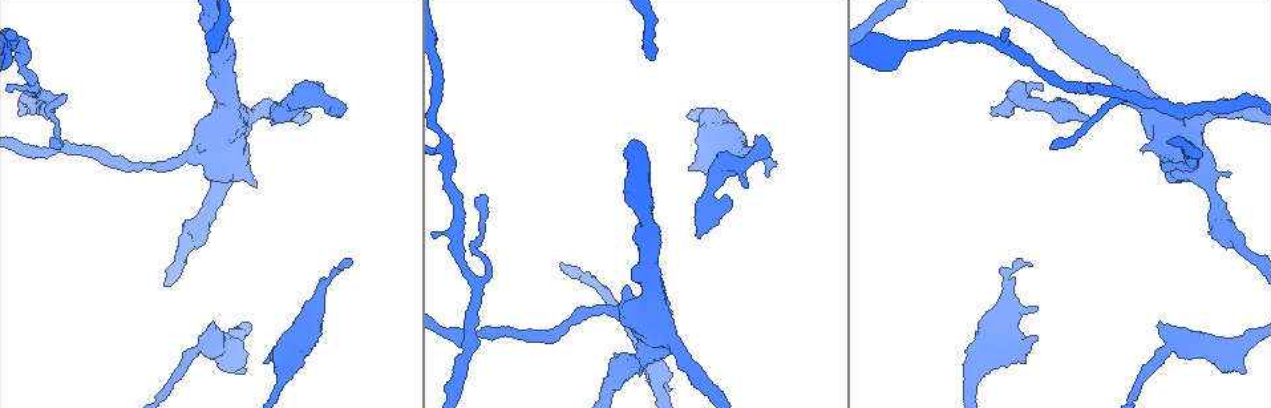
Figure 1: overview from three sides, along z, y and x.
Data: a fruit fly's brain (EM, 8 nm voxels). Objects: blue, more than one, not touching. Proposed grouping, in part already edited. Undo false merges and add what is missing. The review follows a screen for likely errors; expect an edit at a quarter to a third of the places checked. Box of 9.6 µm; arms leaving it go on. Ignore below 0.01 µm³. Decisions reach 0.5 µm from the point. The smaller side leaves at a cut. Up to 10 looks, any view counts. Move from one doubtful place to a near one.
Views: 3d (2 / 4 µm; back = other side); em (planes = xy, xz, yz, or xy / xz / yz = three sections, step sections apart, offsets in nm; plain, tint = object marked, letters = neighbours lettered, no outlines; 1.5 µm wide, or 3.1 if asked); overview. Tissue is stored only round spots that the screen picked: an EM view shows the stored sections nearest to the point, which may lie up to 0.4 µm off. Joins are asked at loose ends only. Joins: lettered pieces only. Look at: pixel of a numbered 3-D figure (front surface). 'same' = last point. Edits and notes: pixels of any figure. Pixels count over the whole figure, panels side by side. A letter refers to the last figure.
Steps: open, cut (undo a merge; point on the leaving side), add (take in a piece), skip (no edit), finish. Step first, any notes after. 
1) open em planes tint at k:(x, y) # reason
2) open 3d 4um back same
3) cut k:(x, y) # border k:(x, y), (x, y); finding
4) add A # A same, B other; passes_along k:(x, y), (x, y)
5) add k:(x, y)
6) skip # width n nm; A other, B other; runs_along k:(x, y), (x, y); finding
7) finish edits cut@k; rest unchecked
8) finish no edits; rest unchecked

open em xy step 8 tint at 1:(1035, 335) # branch stops here

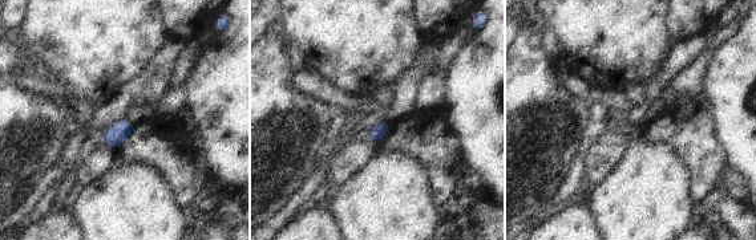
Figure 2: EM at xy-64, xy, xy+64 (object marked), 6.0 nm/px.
open em planes letters same

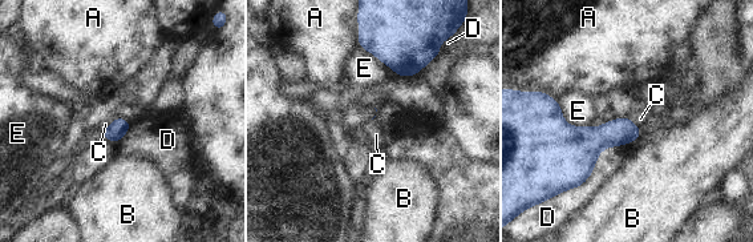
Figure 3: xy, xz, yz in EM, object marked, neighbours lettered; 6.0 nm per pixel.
skip # A other, B other, C other, D other, E other; border 3:(117, 117), (102, 133); no lettered piece goes on from it

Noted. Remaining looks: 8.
open em xz step 8 tint at 1:(56, 148) # an open end

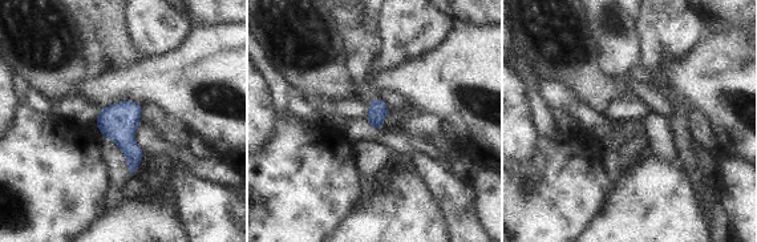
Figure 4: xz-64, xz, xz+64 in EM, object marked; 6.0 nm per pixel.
open em planes letters same # another direction

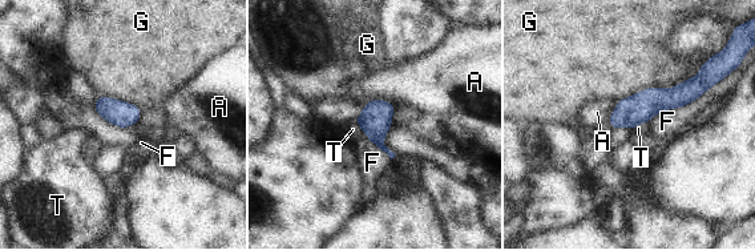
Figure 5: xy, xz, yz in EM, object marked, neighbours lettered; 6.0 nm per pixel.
skip # A other, F other, G other, T other; runs_along 5:(697, 92), (654, 99), (612, 123); none of them fits

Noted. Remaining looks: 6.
open em planes letters at 1:(700, 235) # free end

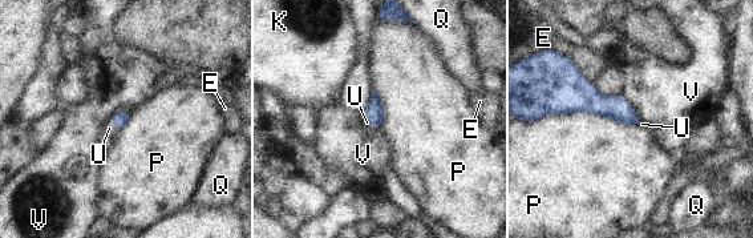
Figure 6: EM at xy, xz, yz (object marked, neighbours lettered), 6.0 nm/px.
add U # longest_contact P 600 nm; E other, K other, P other, Q other, U same, V other; the cell continues

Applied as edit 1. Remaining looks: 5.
open overview # see it whole again

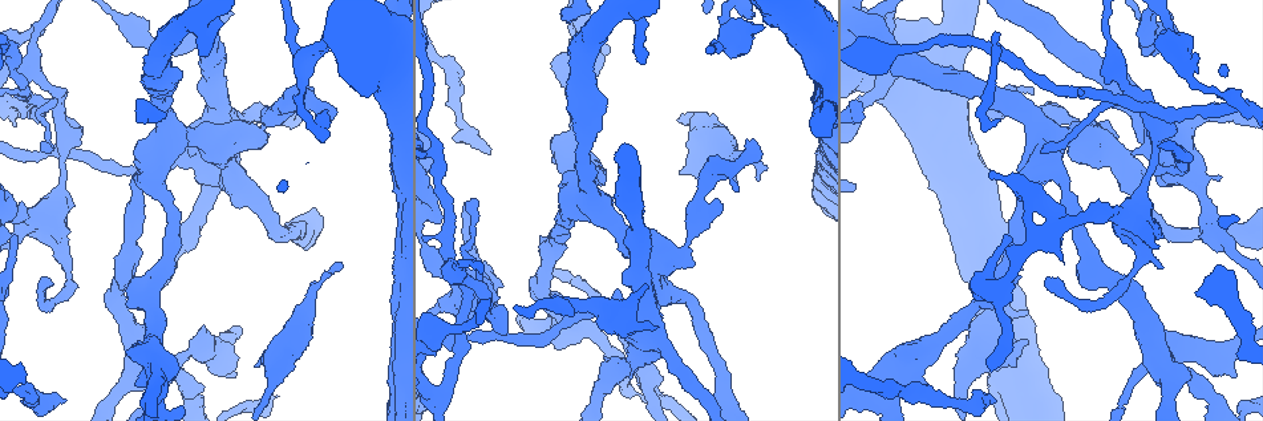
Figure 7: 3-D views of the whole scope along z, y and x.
open em planes letters at 7:(992, 399) # free end

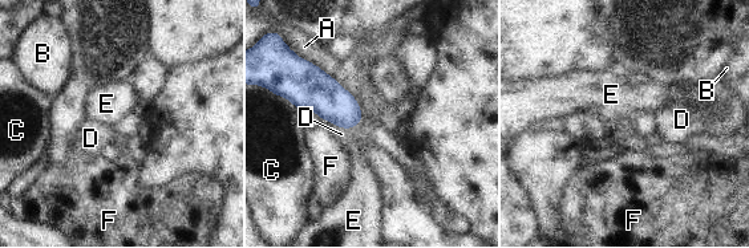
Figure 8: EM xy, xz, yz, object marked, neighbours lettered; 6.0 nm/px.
skip # longest_contact C 320 nm; A other, B other, C other, D other, E other, F other; border 8:(353, 97), (363, 118); no lettered piece goes on from it

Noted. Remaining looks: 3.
finish edits add@6; rest unchecked

